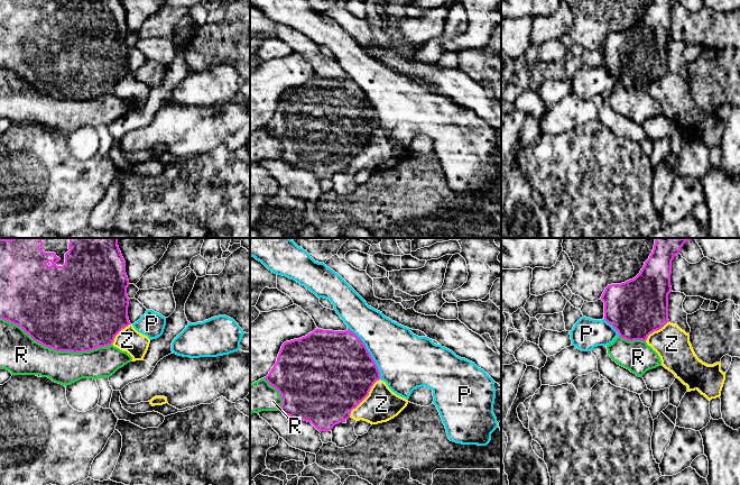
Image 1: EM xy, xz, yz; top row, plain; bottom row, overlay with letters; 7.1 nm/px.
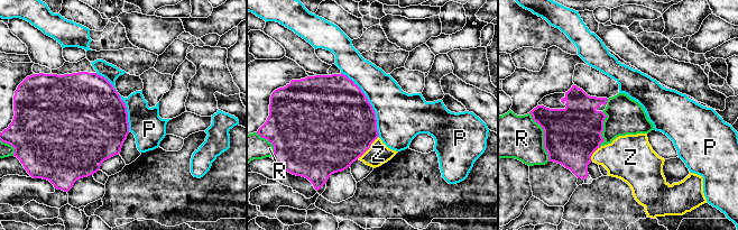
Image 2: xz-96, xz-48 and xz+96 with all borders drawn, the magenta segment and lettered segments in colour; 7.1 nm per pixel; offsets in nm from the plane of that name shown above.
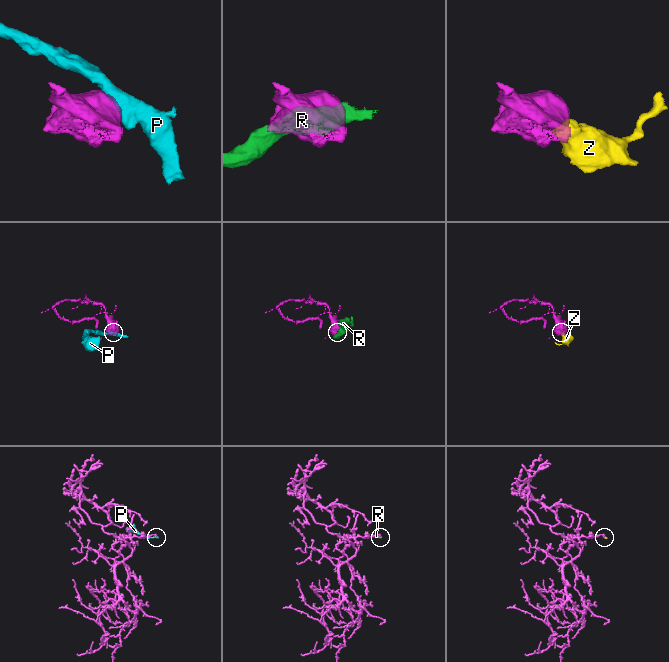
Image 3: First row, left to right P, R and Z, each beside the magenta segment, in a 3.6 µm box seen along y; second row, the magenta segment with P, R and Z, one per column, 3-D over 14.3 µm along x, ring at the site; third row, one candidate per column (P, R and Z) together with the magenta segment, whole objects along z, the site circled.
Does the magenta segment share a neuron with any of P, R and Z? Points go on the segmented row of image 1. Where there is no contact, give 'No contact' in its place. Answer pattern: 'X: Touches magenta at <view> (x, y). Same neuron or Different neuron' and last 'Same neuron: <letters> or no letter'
P: Touches magenta at xz (369, 353). Different neuron
R: Touches magenta at xy (56, 350). Different neuron
Z: Touches magenta at xz (364, 397). Different neuron
Same neuron: no letter

